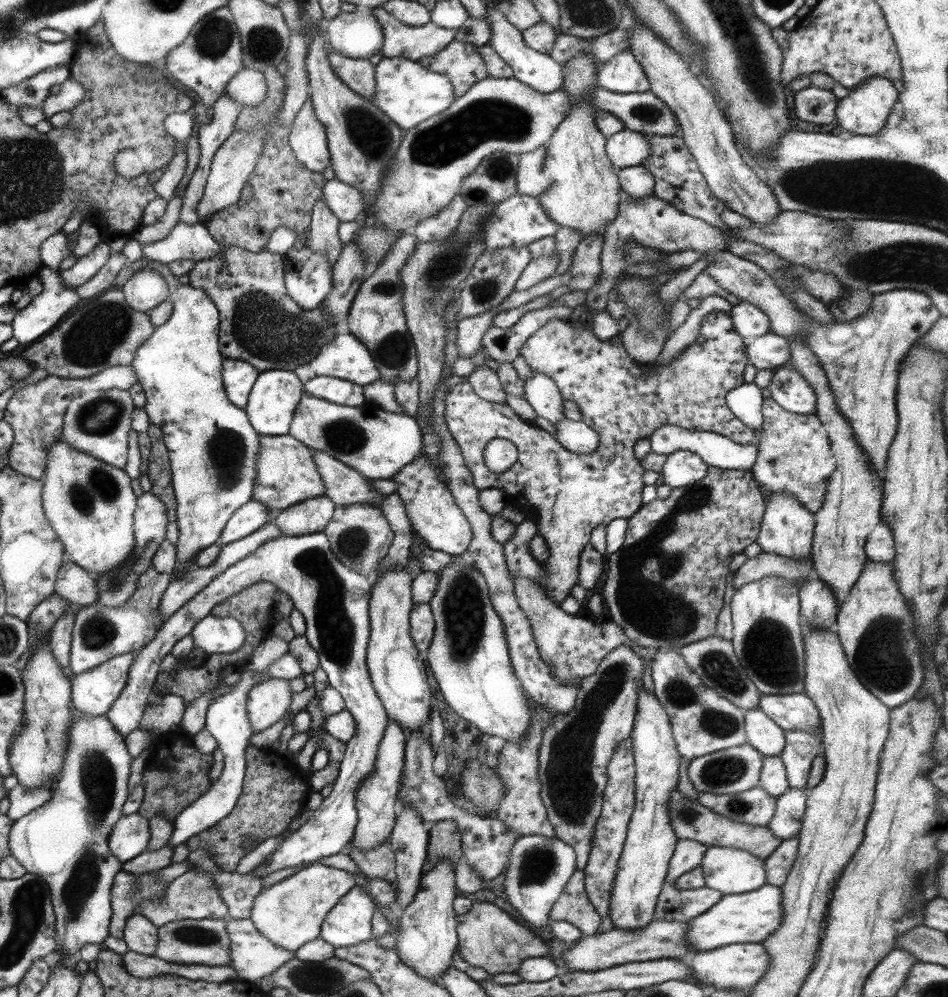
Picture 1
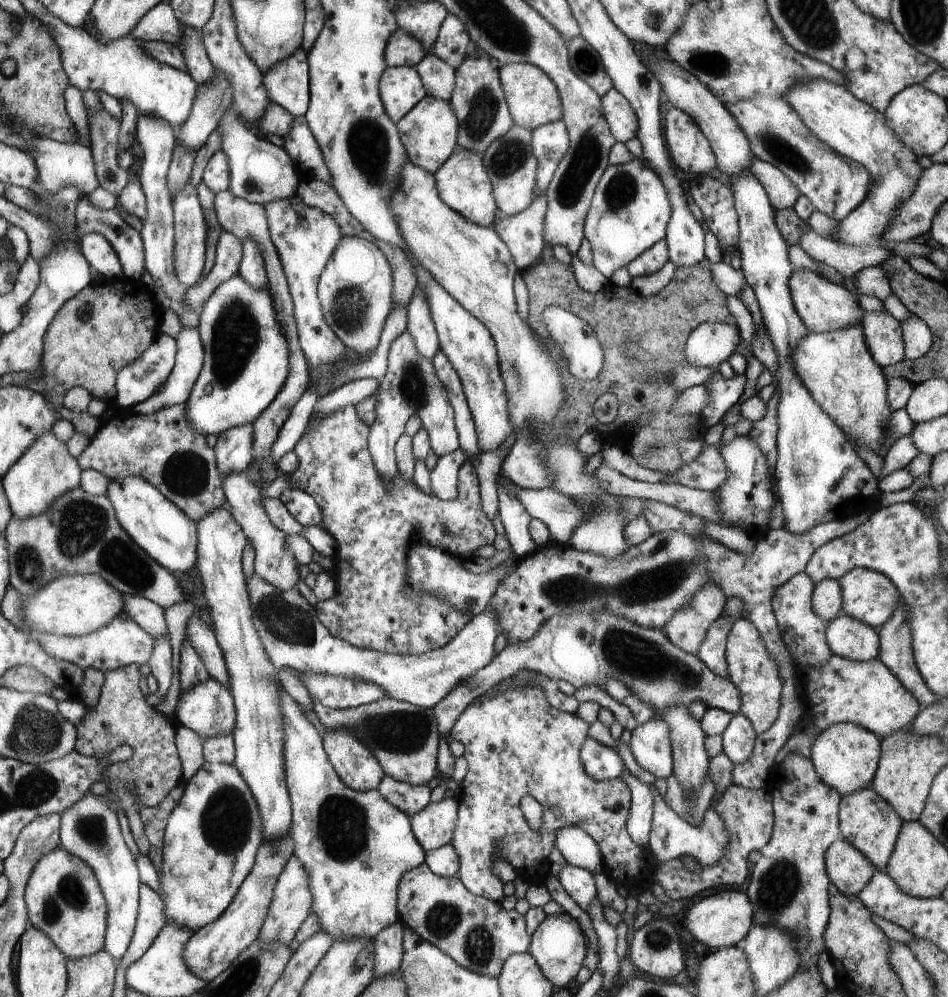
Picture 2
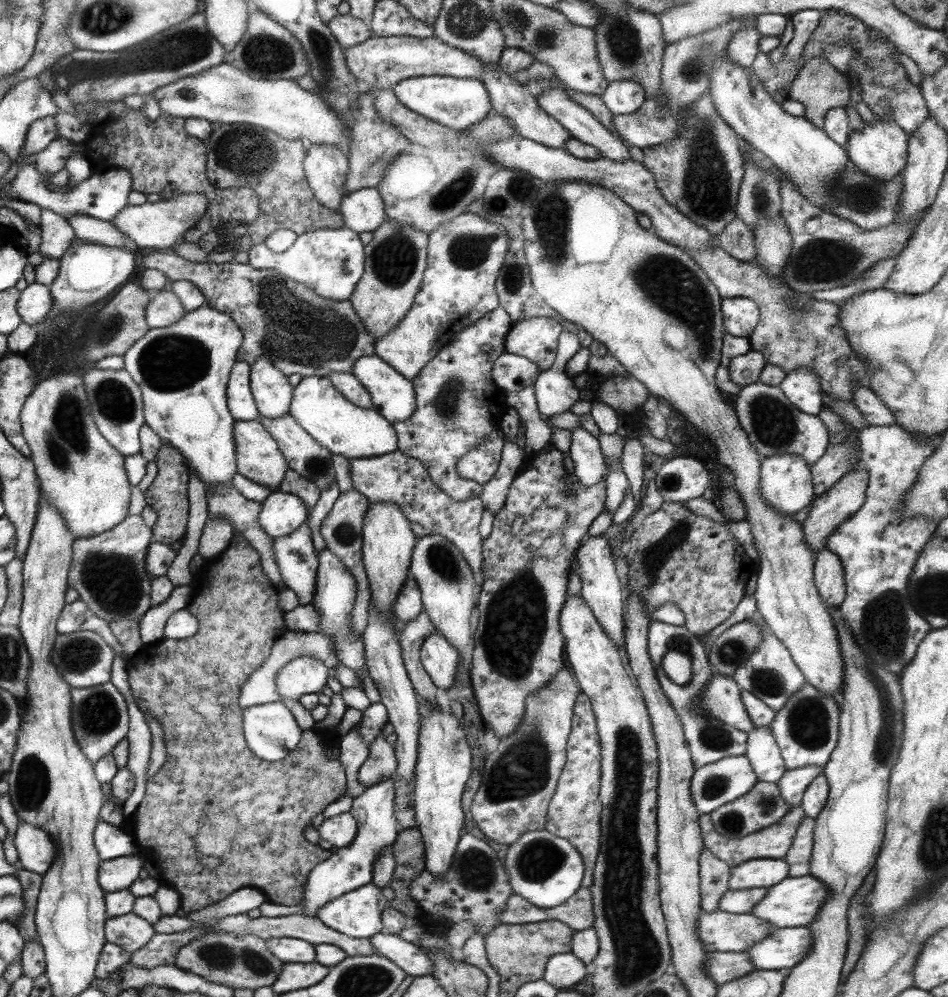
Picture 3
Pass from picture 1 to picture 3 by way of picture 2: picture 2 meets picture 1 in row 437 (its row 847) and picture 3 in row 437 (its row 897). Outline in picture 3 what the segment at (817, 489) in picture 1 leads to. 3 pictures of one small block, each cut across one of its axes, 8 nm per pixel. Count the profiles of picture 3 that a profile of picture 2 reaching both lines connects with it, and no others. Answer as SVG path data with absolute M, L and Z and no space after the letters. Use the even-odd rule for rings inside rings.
M761 382L743 386L733 400L739 426L747 434L751 446L763 458L793 454L801 458L807 466L813 466L827 450L827 430L819 418L809 416L793 408L785 396L781 394L779 386L767 386Z

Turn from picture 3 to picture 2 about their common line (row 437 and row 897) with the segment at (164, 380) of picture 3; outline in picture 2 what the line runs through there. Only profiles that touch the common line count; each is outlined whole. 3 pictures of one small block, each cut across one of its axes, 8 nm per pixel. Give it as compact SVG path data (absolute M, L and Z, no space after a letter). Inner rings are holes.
M201 764L185 782L181 802L165 828L163 858L157 868L165 924L197 932L213 924L237 896L261 846L257 802L233 764Z

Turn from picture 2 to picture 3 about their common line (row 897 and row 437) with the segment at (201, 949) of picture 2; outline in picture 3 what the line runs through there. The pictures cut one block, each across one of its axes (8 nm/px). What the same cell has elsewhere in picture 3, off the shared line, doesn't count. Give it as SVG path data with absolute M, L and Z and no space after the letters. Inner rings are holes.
M257 420L235 422L233 434L235 434L235 444L237 444L237 474L275 492L281 486L281 482L285 482L285 476L289 474L289 462L281 454L277 440Z

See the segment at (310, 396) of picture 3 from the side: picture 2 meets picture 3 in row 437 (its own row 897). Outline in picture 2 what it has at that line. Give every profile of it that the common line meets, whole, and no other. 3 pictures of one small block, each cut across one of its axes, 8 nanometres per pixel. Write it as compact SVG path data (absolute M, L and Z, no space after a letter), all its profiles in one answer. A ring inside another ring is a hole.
M275 680L277 684L277 696L279 696L279 712L281 712L281 742L283 742L283 760L285 760L285 782L287 782L287 790L289 790L289 800L291 800L291 832L289 832L289 840L293 840L293 858L299 860L305 866L305 874L309 876L309 892L311 892L311 914L317 918L319 922L319 932L325 932L331 938L331 944L337 942L349 942L349 940L373 940L381 930L393 926L399 920L399 912L397 912L397 884L401 880L401 876L405 872L409 872L411 868L417 868L419 864L425 862L425 848L419 844L419 840L413 834L411 828L411 820L409 816L405 816L401 810L397 810L395 806L391 806L377 790L371 792L355 792L349 786L343 784L343 780L337 776L325 748L323 748L323 734L317 730L317 726L313 726L307 718L305 712L301 710L301 706L289 696L289 692L285 690L285 686L279 684L279 680Z

